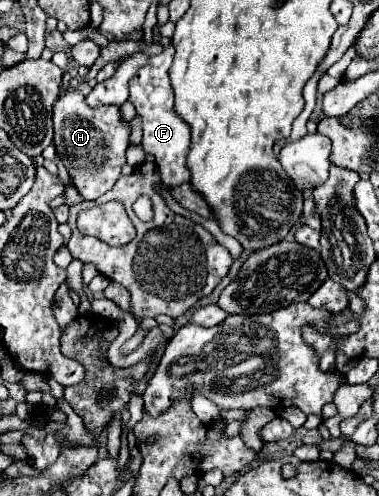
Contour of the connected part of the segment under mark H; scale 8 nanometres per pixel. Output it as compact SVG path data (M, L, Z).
M65 91L53 105L53 127L57 157L67 167L79 195L91 201L107 193L117 177L121 177L121 167L127 163L125 151L129 149L131 127L121 119L121 109L117 105L89 107L85 95L79 91Z

